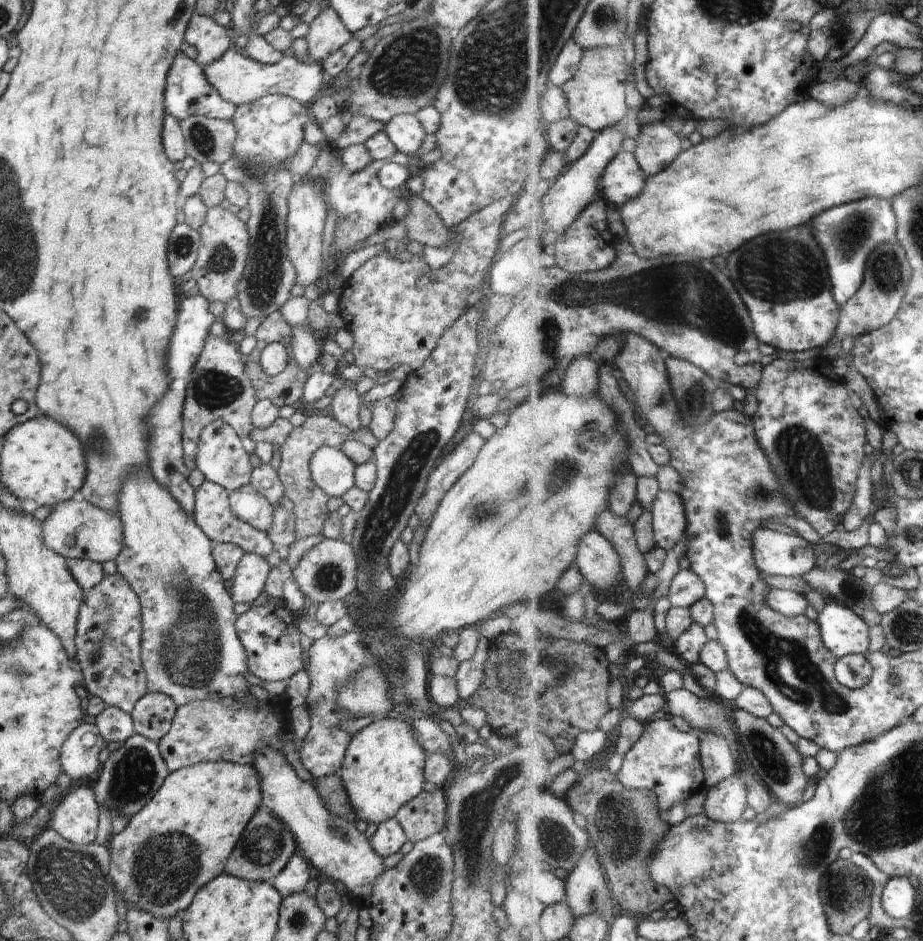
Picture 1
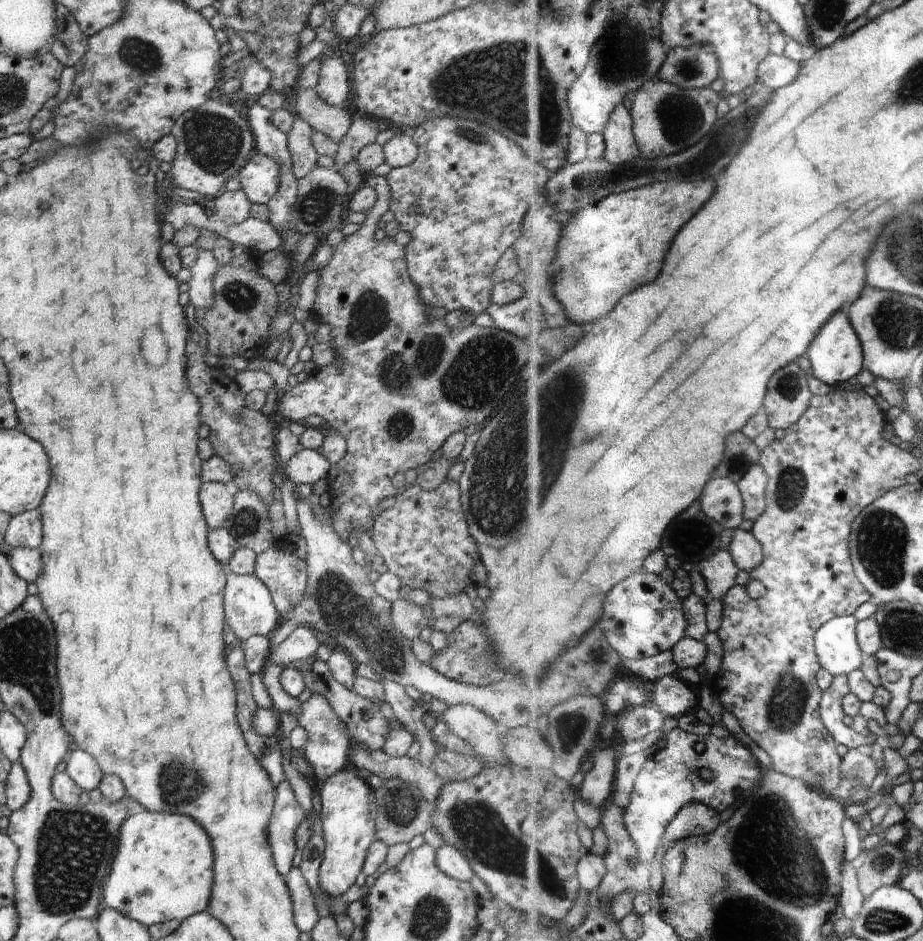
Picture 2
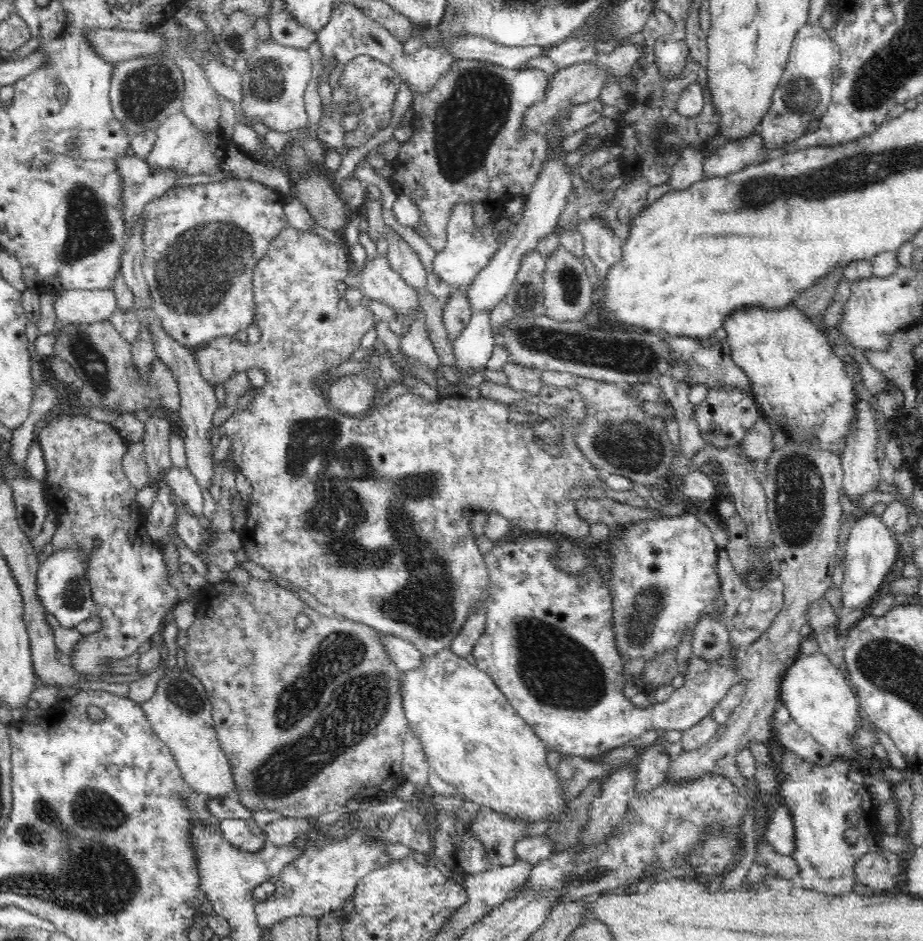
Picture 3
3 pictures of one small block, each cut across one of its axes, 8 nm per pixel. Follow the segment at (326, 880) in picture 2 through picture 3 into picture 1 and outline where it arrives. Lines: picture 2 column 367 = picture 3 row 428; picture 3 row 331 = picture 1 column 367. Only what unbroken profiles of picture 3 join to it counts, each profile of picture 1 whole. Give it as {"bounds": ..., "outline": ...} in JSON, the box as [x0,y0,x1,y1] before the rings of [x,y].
{"bounds":[336,716,428,824],"outline":[[[388,716],[376,718],[374,722],[362,728],[350,739],[345,750],[342,766],[336,773],[342,779],[348,793],[350,804],[359,820],[368,824],[380,824],[389,818],[395,818],[396,812],[409,800],[416,798],[427,787],[424,778],[424,764],[428,753],[416,742],[409,720],[392,719]]]}

